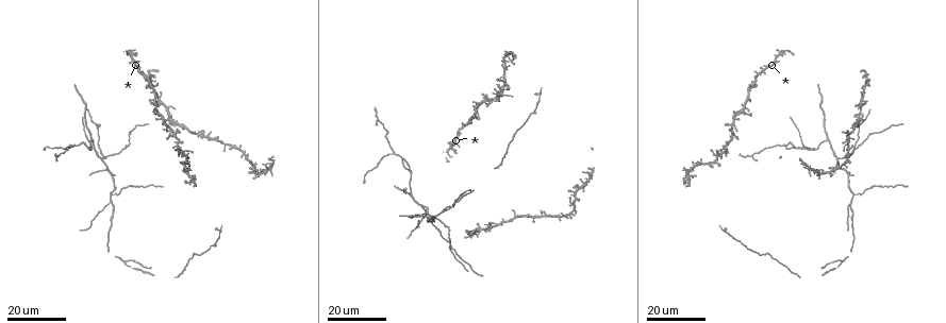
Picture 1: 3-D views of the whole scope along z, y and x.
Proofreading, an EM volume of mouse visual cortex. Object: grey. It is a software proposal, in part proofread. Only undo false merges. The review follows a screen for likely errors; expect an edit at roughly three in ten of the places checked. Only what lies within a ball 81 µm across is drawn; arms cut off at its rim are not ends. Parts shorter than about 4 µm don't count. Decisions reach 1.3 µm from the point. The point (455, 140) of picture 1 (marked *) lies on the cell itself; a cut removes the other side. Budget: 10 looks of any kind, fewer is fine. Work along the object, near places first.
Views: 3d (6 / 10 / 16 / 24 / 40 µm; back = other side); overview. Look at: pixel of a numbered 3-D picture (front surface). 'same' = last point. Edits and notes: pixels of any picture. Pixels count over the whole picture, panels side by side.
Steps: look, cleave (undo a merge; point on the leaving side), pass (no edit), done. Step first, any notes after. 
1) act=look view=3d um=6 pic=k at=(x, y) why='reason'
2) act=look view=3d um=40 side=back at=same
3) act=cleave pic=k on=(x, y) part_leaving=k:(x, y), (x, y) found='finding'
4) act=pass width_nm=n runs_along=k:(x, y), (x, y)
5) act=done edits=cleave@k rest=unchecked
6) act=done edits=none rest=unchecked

act=look view=3d um=24 pic=1 at=(113, 195) why='arms part here'

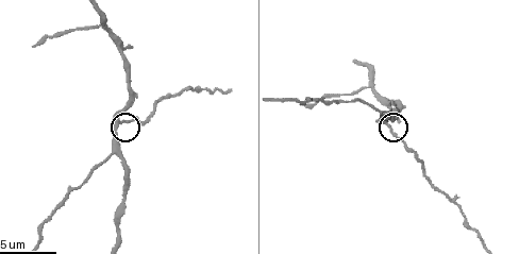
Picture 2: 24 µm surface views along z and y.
act=look view=3d um=10 pic=2 at=(387, 124) why='zoom in'

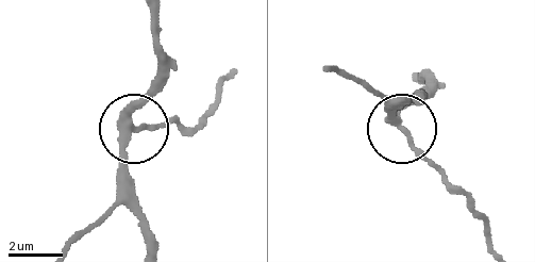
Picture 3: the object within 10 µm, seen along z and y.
act=pass width_nm=250 found='continuous, no second cell'

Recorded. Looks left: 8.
act=look view=3d um=24 pic=1 at=(829, 139) why='three-way junction'

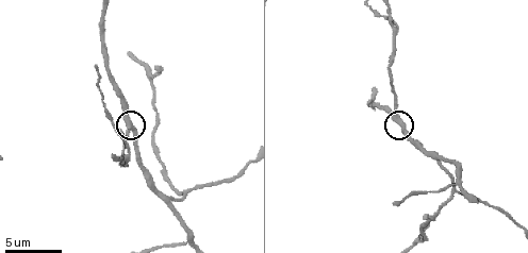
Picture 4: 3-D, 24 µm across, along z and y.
act=look view=3d um=6 pic=4 at=(399, 117) why='zoom in'

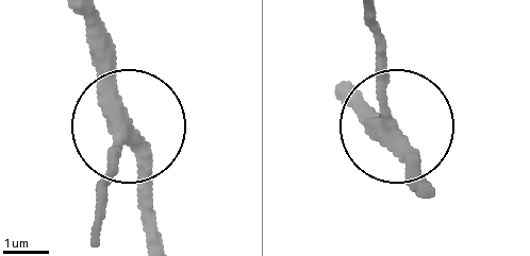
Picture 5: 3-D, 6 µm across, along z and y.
act=pass runs_along=5:(344, 104), (363, 123), (390, 120), (375, 10) found='one cell here'

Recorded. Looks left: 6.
act=look view=3d um=16 pic=4 at=(437, 162) why='a fork'

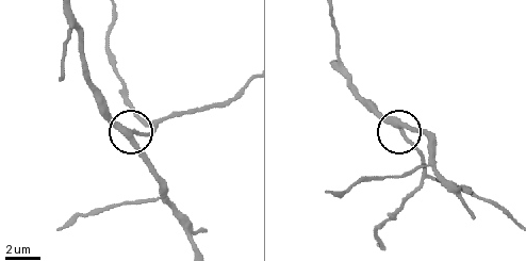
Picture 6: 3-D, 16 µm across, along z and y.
act=pass runs_along=6:(65, 18), (100, 103), (127, 128), (155, 129) found='one cell here'

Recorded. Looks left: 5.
act=look view=3d um=10 pic=4 at=(128, 156) why='arms part here'

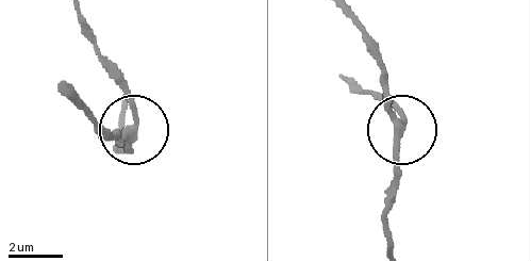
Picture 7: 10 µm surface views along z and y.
act=look view=3d um=10 side=back pic=7 at=(398, 125)

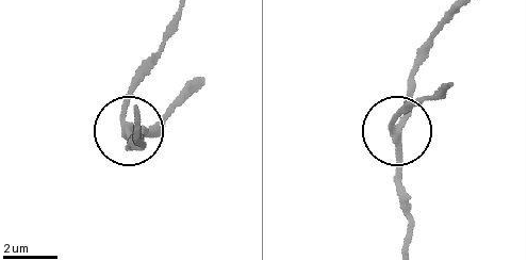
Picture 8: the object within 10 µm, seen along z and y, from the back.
act=cleave pic=8 on=(132, 87) width_nm=230 part_leaving=8:(130, 125), (124, 107), (135, 72), (171, 17) found='two cells meet here'

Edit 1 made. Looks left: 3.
act=look view=3d um=6 pic=4 at=(372, 88)

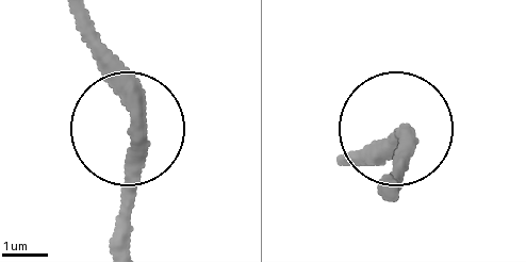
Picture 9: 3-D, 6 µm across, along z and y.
act=pass found='one cell here'

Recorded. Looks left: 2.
act=done edits=cleave@8 rest=unchecked

